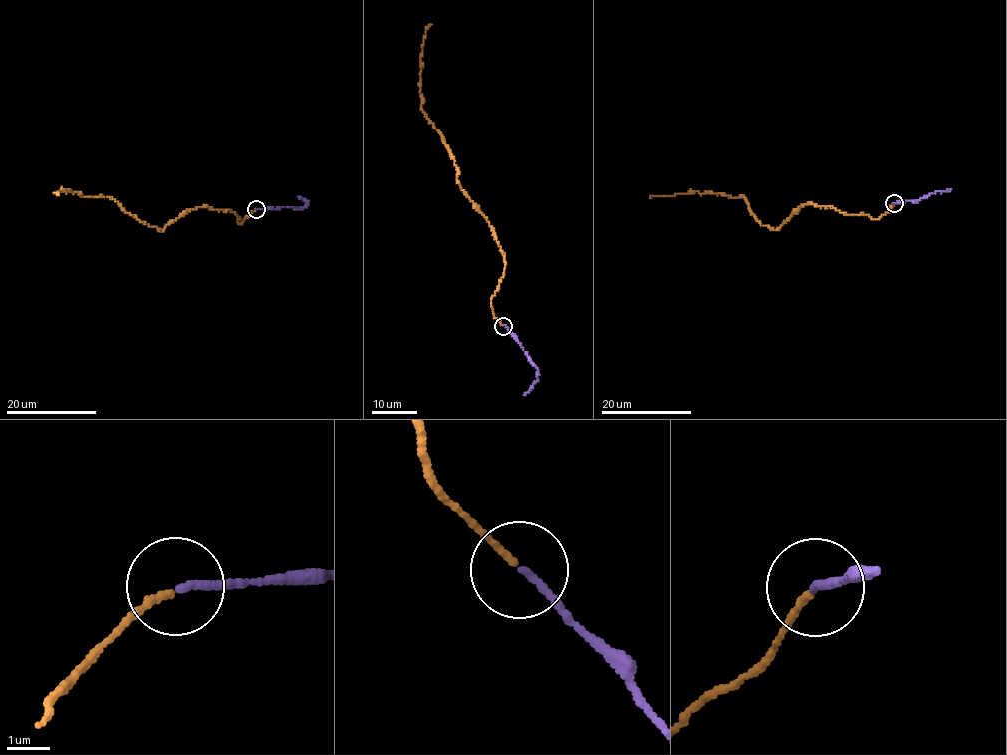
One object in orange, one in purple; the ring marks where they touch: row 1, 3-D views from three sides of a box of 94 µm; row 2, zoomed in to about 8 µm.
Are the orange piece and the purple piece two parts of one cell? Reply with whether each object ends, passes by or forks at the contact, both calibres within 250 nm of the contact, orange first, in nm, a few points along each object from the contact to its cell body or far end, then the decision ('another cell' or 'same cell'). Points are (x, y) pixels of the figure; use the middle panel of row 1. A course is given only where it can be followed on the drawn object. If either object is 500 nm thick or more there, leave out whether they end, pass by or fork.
orange ends; purple ends; calibres 150 and 170 nm; course orange (504, 325), (490, 303), (503, 276), (503, 251), (421, 108), (421, 54), (431, 24); course purple (504, 325), (537, 369), (537, 379), (523, 395); same cell

